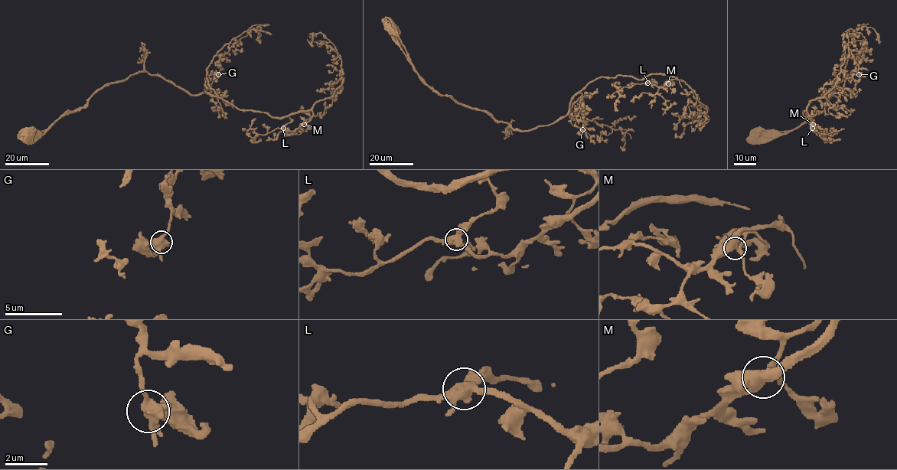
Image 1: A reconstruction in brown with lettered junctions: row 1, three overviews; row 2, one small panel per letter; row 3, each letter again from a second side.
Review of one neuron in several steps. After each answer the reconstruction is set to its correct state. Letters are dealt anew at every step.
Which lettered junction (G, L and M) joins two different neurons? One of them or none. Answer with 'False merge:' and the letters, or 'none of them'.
False merge: none of them

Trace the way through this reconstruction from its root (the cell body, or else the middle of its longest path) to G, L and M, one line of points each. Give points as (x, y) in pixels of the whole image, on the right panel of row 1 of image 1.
G: (758, 132), (800, 126), (855, 71), (860, 78), (849, 95), (823, 96), (853, 53), (859, 74)
L: (758, 132), (800, 126), (856, 71), (860, 78), (849, 95), (826, 93), (807, 107), (811, 128)
M: (758, 132), (800, 126), (856, 71), (849, 95), (826, 93), (807, 107), (813, 124)

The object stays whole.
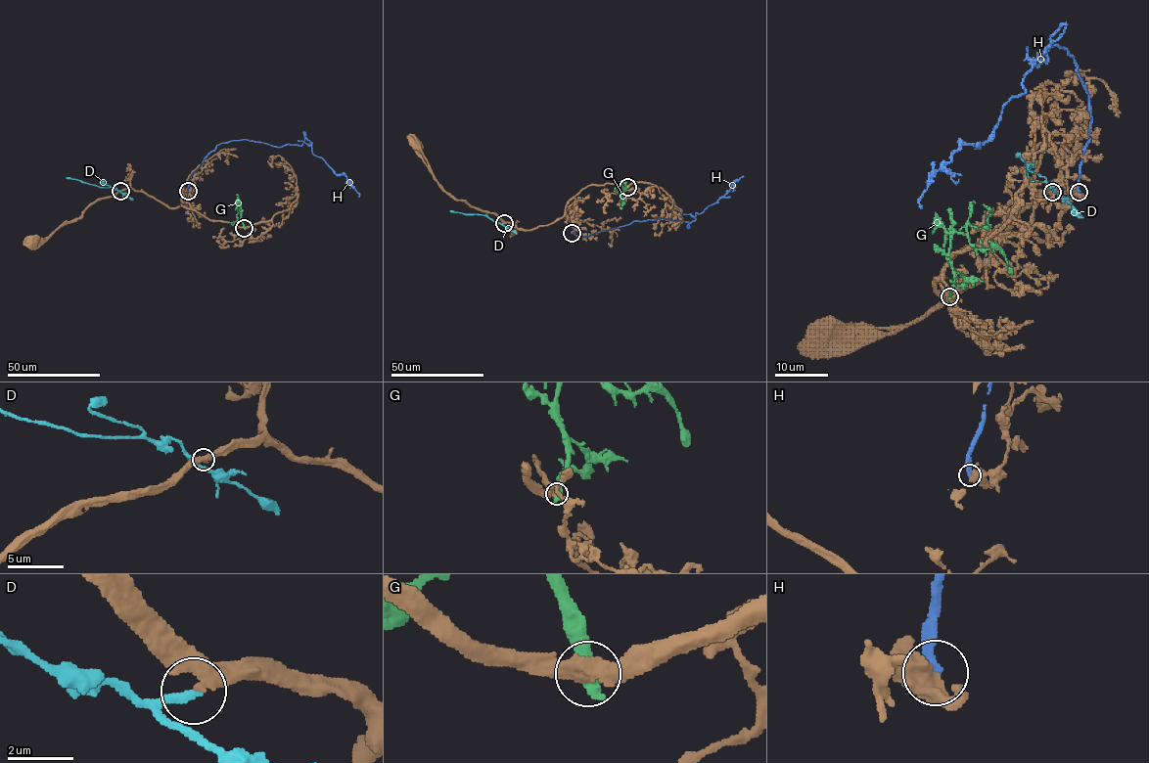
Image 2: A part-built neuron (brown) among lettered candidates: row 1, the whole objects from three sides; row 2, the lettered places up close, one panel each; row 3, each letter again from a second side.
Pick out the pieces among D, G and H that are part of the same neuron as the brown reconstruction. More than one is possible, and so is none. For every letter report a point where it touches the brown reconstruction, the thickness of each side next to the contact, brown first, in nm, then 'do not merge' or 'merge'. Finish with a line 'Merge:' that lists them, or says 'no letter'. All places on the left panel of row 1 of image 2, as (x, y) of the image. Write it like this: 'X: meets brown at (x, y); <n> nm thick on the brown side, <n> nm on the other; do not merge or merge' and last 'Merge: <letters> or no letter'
D: meets brown at (120, 191); 280 nm thick on the brown side, 240 nm on the other; do not merge
G: meets brown at (244, 228); 380 nm thick on the brown side, 500 nm on the other; do not merge
H: meets brown at (188, 191); 600 nm thick on the brown side, 300 nm on the other; do not merge
Merge: no letter

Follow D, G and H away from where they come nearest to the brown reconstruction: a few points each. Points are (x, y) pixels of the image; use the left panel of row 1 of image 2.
D: (120, 191), (66, 177)
G: (244, 228), (240, 204), (238, 220)
H: (188, 191), (220, 144), (282, 147), (306, 138), (358, 197)

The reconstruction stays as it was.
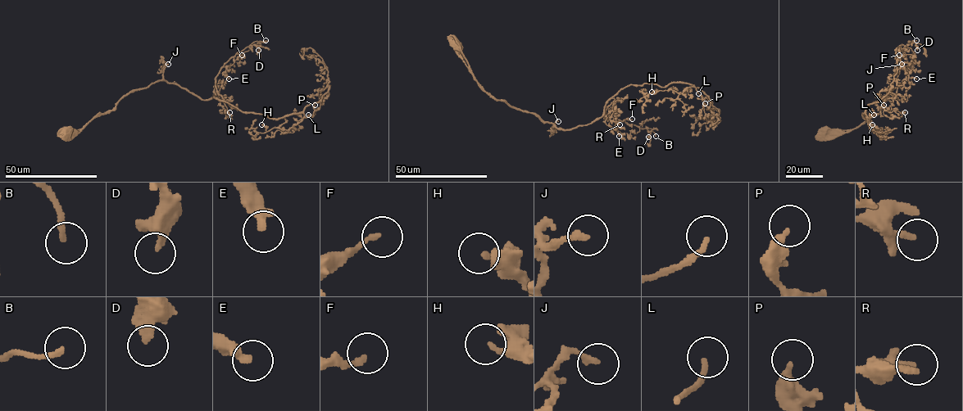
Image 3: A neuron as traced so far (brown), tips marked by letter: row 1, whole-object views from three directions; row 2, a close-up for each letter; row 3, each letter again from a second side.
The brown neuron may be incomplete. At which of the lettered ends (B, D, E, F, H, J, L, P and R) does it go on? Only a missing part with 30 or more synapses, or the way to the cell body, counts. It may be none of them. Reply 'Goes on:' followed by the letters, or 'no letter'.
Goes on: B, L

